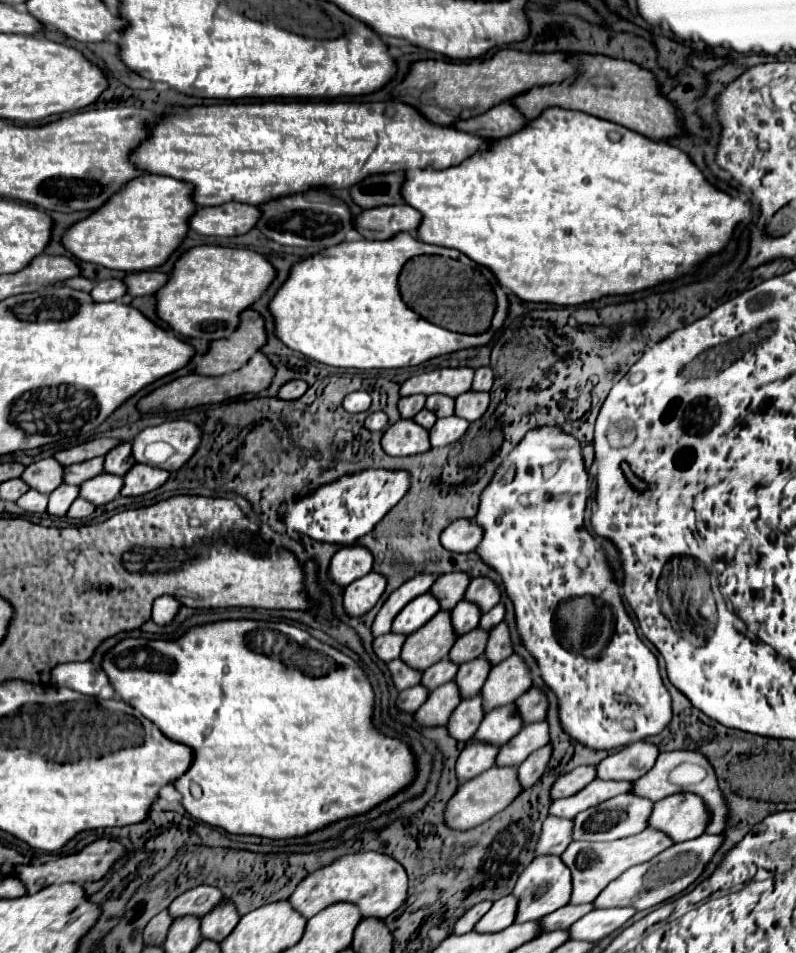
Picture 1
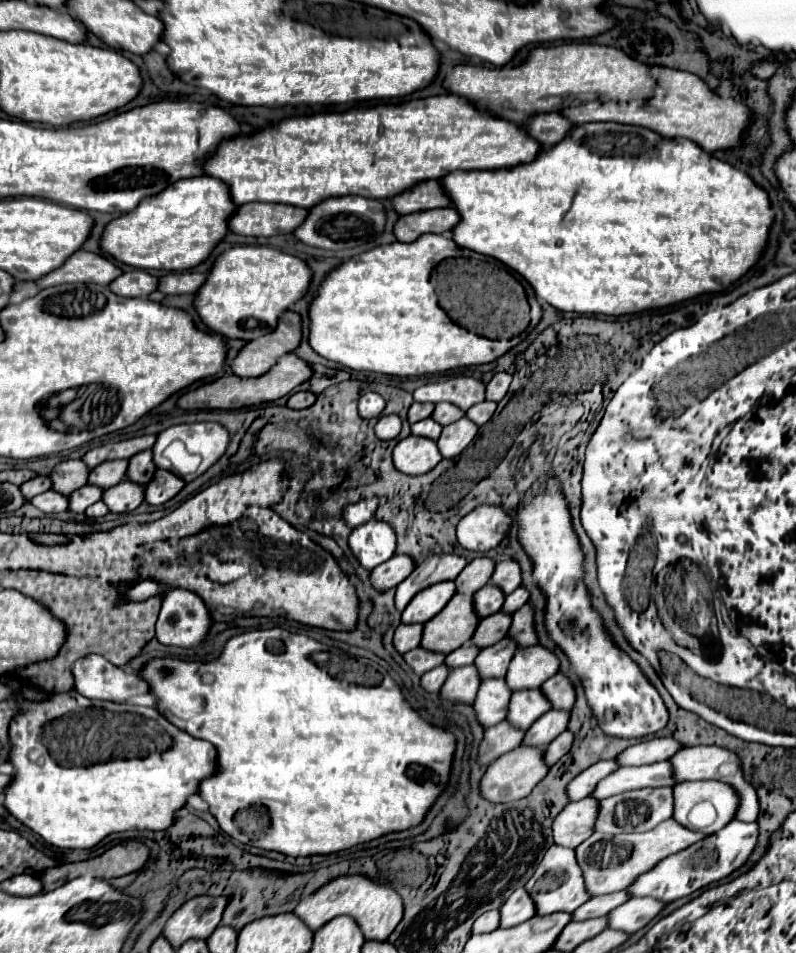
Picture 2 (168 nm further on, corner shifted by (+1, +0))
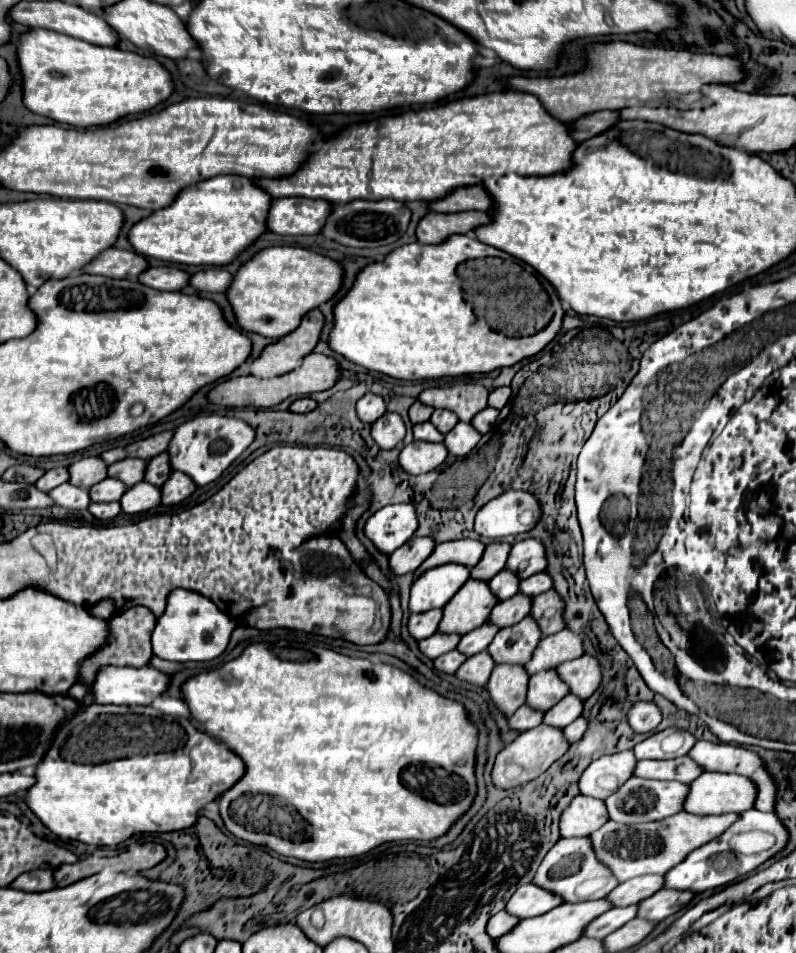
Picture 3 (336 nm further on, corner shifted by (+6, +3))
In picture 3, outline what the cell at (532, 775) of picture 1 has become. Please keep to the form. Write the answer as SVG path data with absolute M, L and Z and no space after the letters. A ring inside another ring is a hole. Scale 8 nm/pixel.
M578 718L578 720L574 720L570 726L566 726L564 728L564 736L568 738L568 742L576 742L576 740L580 740L582 738L582 734L586 732L586 728L588 728L588 724L586 724L586 718Z

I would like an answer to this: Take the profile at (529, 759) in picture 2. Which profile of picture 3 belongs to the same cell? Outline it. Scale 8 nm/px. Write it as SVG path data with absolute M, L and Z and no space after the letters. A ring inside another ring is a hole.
M540 724L538 728L522 732L514 742L510 742L498 756L492 768L492 780L500 788L514 788L520 784L526 784L528 780L538 778L542 772L546 772L556 760L560 760L566 750L570 748L570 742L564 738L560 728Z

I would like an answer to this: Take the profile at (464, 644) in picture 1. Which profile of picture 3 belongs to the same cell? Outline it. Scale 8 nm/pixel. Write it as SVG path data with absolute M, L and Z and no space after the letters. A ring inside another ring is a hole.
M514 594L504 602L500 600L490 614L490 622L496 624L498 628L514 626L530 614L530 604L532 604L532 596L522 596L522 594Z

